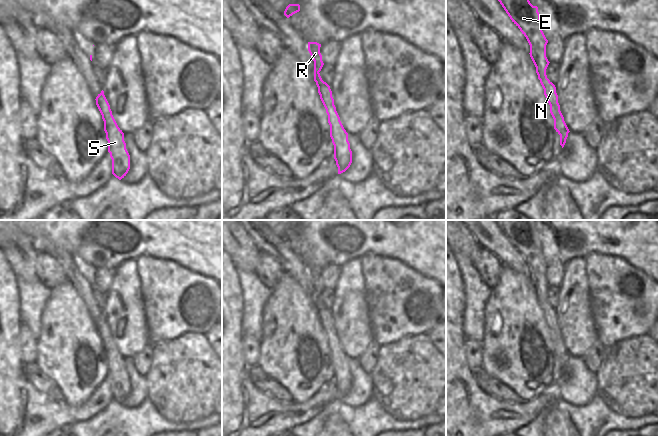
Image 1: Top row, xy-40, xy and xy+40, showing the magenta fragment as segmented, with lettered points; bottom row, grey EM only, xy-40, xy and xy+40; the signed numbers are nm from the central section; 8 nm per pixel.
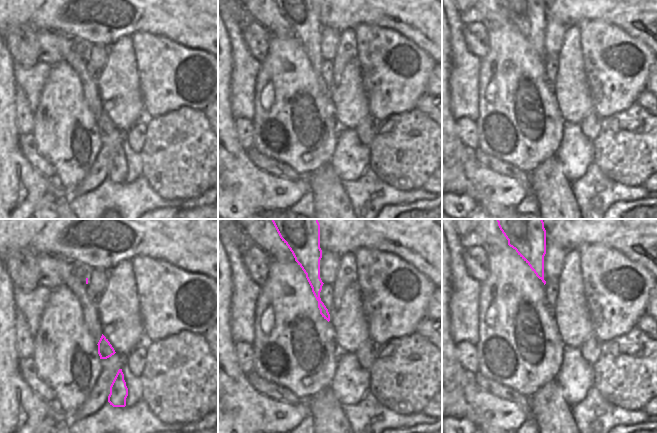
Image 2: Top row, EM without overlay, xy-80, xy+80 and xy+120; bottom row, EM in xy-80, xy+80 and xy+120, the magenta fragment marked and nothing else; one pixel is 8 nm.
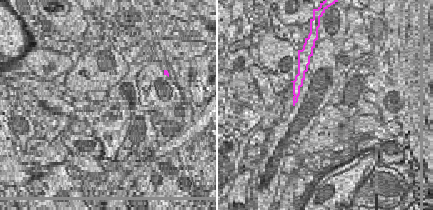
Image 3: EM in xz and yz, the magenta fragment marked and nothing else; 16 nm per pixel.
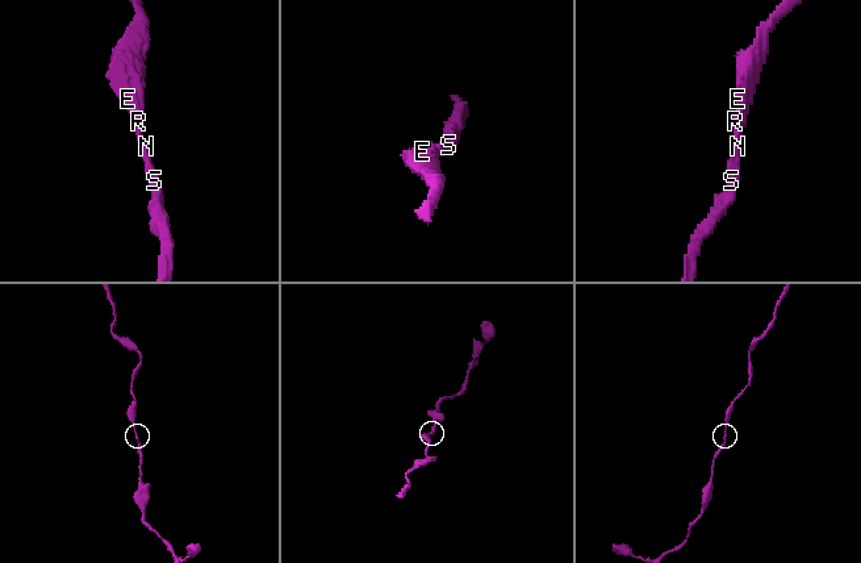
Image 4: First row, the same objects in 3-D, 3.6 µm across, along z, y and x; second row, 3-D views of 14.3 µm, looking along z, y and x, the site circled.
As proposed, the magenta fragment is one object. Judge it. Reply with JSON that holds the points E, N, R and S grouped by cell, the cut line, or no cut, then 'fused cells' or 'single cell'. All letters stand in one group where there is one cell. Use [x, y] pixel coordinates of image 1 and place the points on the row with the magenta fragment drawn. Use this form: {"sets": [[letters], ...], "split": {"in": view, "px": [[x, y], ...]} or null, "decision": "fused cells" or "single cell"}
{"sets": [["E", "N", "R", "S"]], "split": null, "decision": "single cell"}

